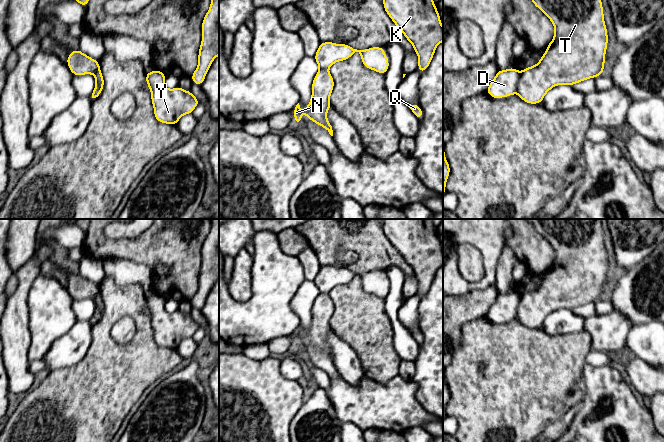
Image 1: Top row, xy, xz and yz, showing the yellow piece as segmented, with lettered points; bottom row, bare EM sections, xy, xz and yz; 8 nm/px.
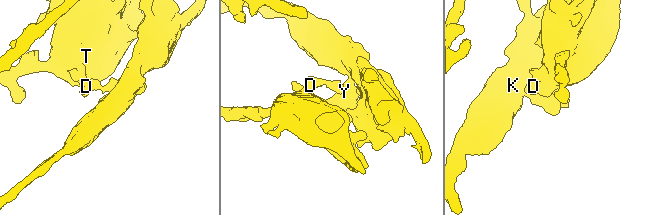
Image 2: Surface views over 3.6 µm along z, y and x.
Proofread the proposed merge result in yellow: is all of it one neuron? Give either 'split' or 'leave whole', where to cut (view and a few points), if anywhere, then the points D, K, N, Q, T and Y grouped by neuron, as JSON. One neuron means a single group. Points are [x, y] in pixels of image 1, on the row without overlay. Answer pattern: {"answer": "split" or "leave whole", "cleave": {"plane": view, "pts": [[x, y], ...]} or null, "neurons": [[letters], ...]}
{"answer": "leave whole", "cleave": null, "neurons": [["D", "K", "N", "Q", "T", "Y"]]}

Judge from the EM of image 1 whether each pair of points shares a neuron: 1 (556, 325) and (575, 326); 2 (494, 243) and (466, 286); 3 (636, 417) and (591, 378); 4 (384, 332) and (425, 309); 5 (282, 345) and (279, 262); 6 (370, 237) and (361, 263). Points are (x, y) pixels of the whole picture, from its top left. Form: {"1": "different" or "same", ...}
{"1": "same", "2": "same", "3": "same", "4": "different", "5": "different", "6": "same"}

